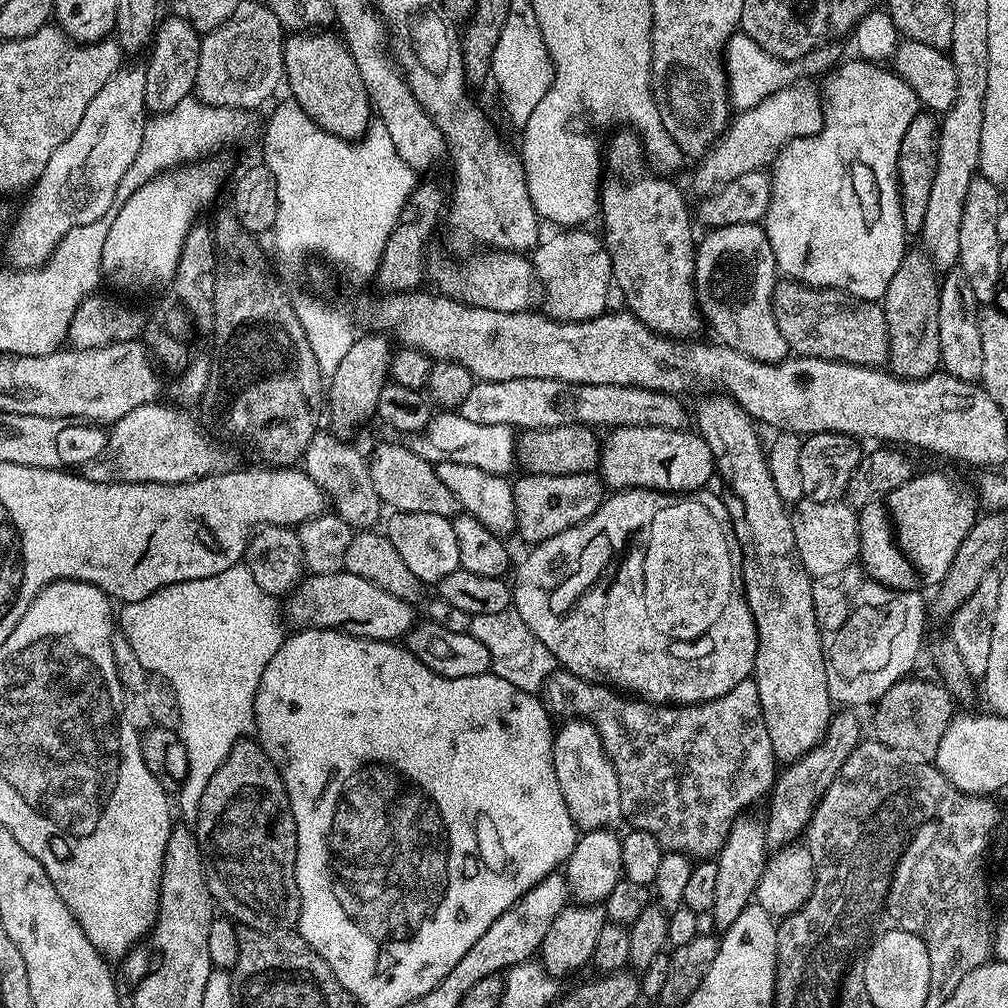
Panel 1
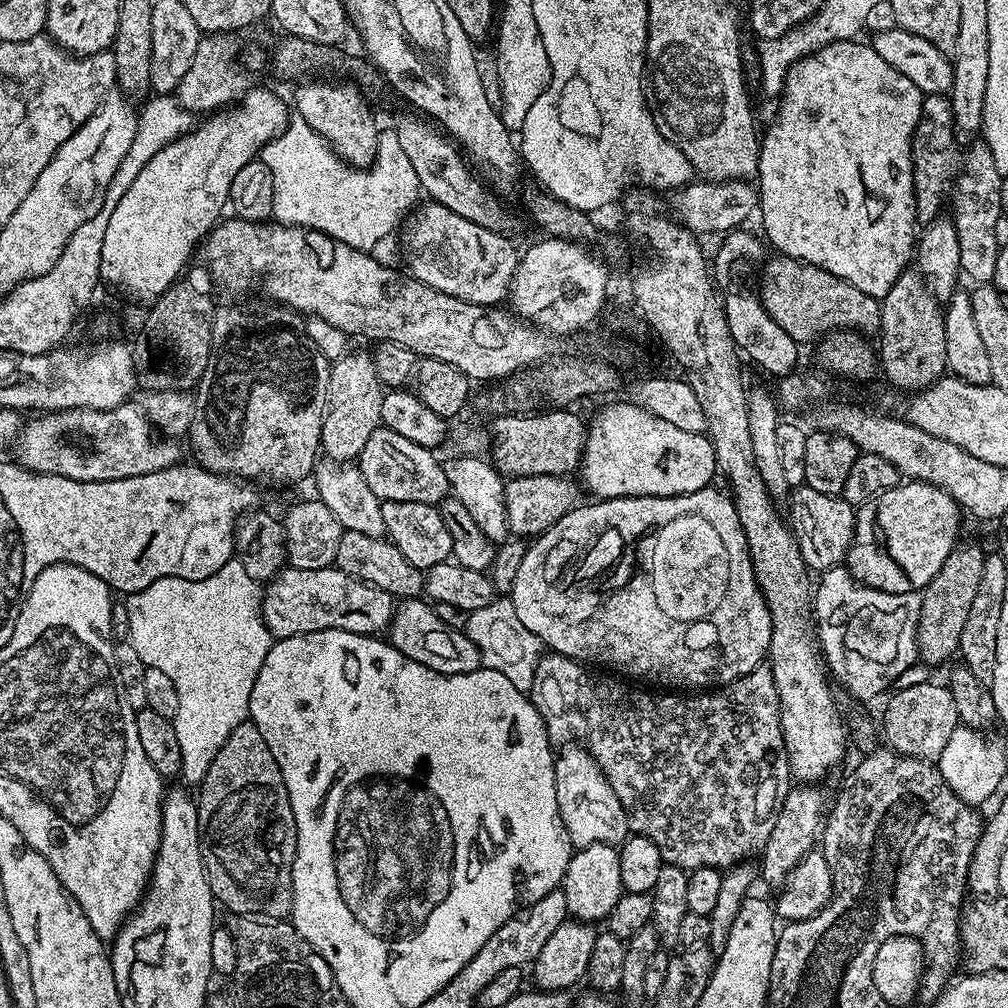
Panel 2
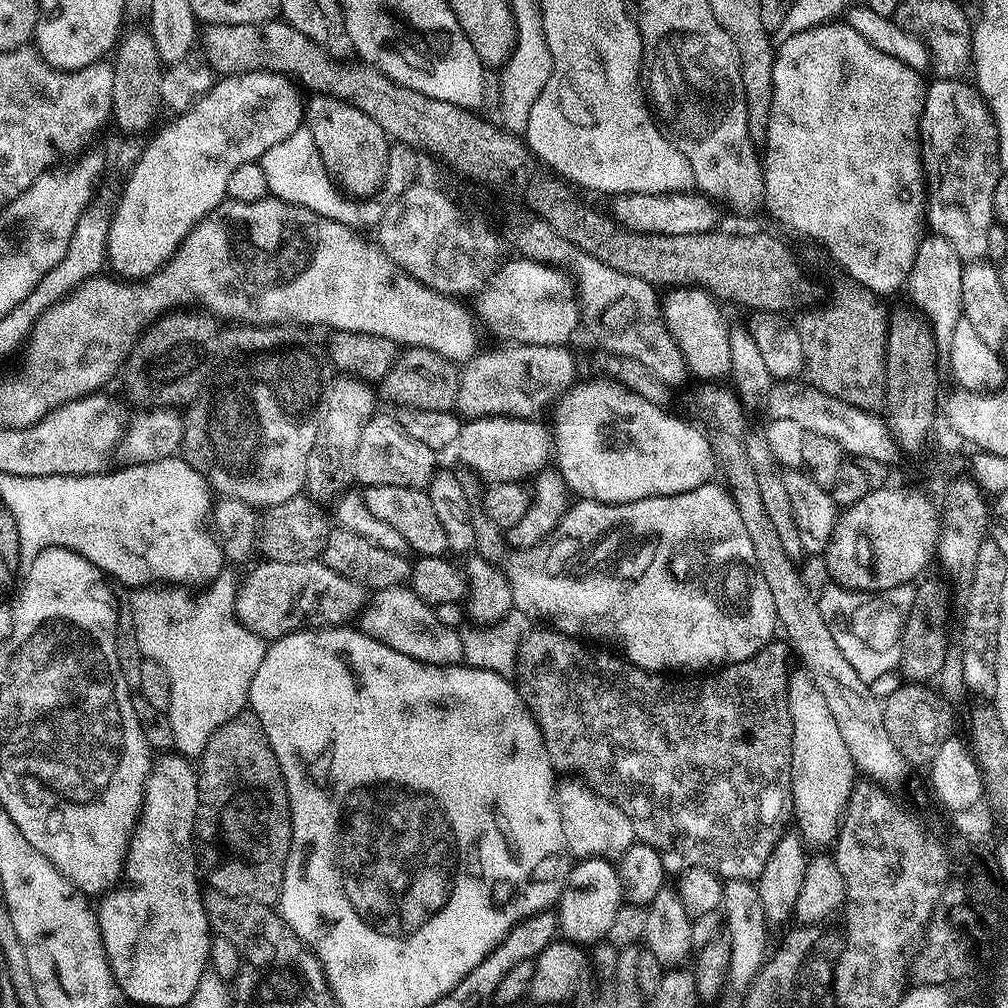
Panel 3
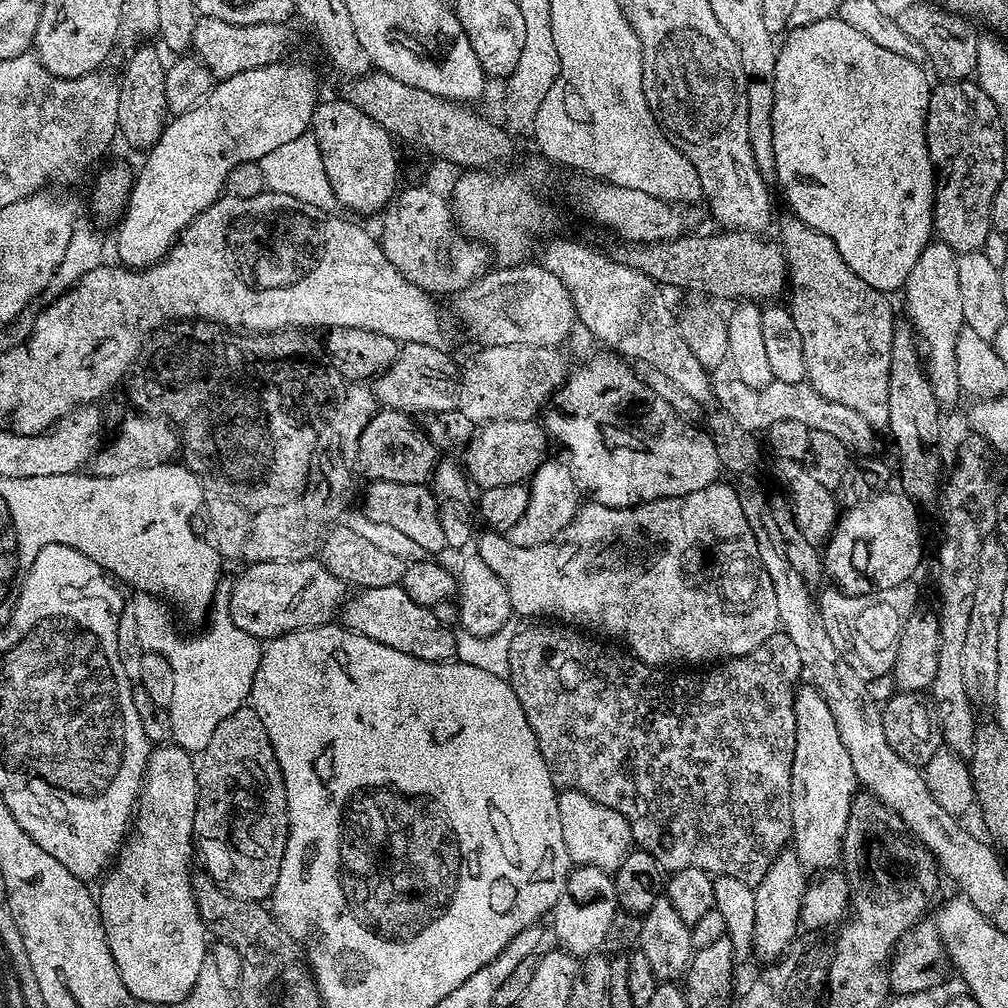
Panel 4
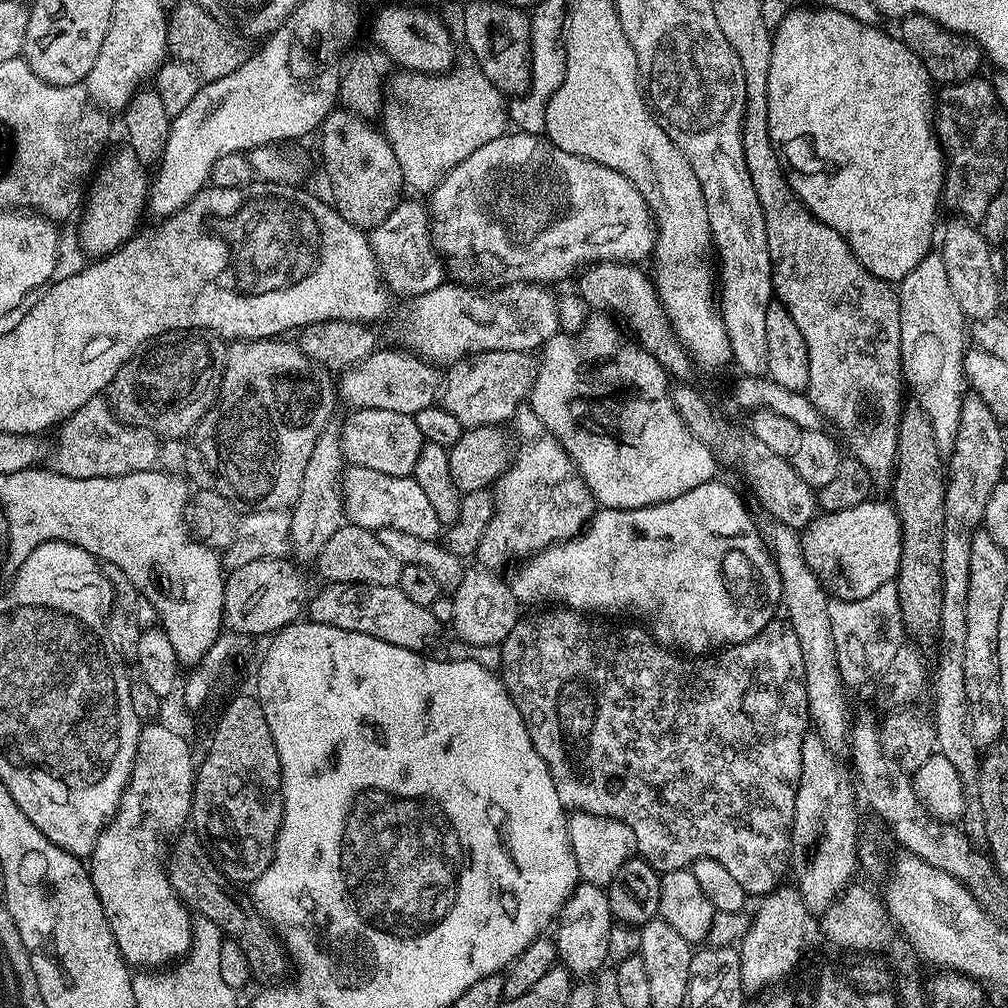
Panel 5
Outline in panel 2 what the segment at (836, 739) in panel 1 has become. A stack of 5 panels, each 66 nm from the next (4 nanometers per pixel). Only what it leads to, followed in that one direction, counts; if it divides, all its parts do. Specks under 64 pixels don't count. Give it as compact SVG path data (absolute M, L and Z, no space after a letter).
M804 782L799 786L789 787L784 799L780 801L780 807L776 809L774 830L770 830L770 838L762 853L764 861L759 861L758 864L762 880L768 884L776 884L775 886L783 885L784 879L792 873L801 857L817 847L818 833L822 828L822 813L825 808L823 794L811 783Z

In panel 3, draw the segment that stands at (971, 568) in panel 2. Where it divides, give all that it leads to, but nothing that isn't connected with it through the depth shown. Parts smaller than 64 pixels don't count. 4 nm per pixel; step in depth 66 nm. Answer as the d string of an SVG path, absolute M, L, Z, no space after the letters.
M929 575L915 585L914 606L904 623L902 634L902 654L899 671L905 672L912 682L928 682L939 677L946 662L950 645L948 645L948 607L952 604L952 592L948 589L947 579Z

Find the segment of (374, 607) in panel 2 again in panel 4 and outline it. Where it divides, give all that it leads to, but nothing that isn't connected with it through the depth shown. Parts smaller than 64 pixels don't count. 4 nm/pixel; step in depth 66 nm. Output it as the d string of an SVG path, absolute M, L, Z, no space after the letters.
M309 558L294 562L262 562L248 564L245 572L230 584L228 613L246 634L261 642L275 640L288 632L307 628L317 616L320 624L331 624L337 619L346 599L345 585L326 570L319 559Z

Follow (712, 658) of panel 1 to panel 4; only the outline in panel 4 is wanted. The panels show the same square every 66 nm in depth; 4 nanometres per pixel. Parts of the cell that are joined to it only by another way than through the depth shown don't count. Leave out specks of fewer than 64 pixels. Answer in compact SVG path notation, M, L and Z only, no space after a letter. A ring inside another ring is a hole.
M717 482L702 490L694 490L685 496L652 500L648 504L638 504L630 508L611 508L595 502L585 503L577 511L573 520L554 539L529 548L513 544L509 546L504 555L502 575L506 594L510 594L512 611L517 617L555 618L557 621L567 622L572 626L588 623L594 631L599 632L601 637L625 640L628 643L627 651L629 653L639 653L640 644L644 644L642 659L649 666L672 666L668 664L704 666L709 662L732 660L735 656L745 656L754 650L765 647L768 639L780 628L778 598L774 598L774 586L771 585L770 576L766 574L766 570L758 558L758 546L754 542L754 534L746 522L746 516L741 513L741 507L738 506L736 489L728 482L724 482L724 484ZM608 612L612 612L612 630L606 622Z

